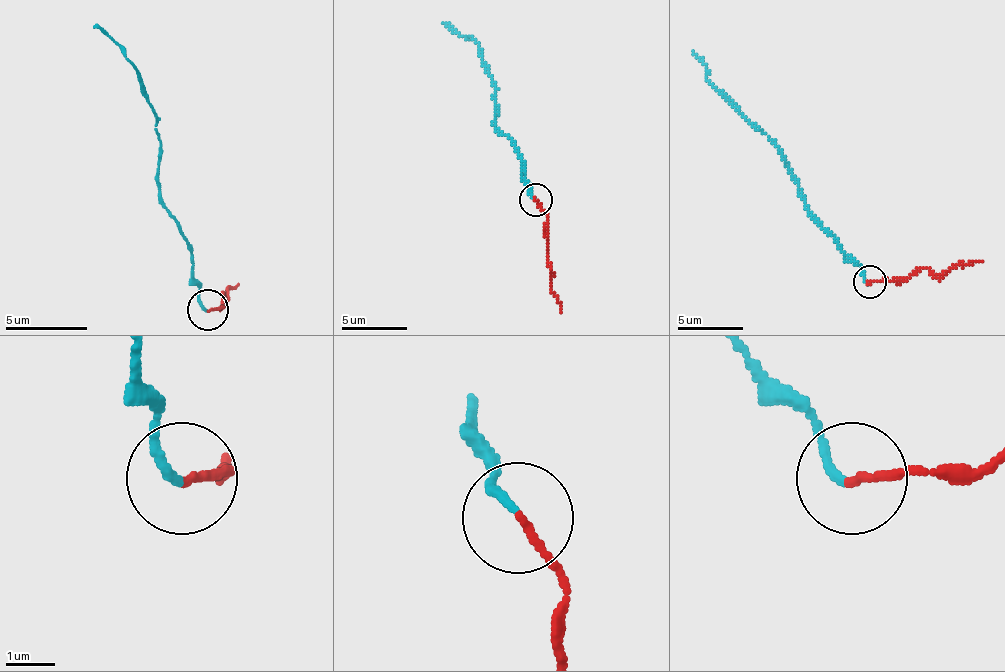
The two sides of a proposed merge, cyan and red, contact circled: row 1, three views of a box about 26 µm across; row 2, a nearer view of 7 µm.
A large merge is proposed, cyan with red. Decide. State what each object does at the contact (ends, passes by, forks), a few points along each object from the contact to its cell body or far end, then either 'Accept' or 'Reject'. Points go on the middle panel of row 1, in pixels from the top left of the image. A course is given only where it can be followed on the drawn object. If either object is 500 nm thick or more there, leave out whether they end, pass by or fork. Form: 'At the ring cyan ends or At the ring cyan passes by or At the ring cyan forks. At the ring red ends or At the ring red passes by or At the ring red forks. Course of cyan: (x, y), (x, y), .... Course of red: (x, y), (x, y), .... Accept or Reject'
At the ring cyan ends. At the ring red ends. Course of cyan: (534, 197), (521, 154), (495, 125), (498, 112), (495, 82), (478, 46), (442, 23). Course of red: (534, 200), (548, 217), (551, 289), (561, 312). Accept

